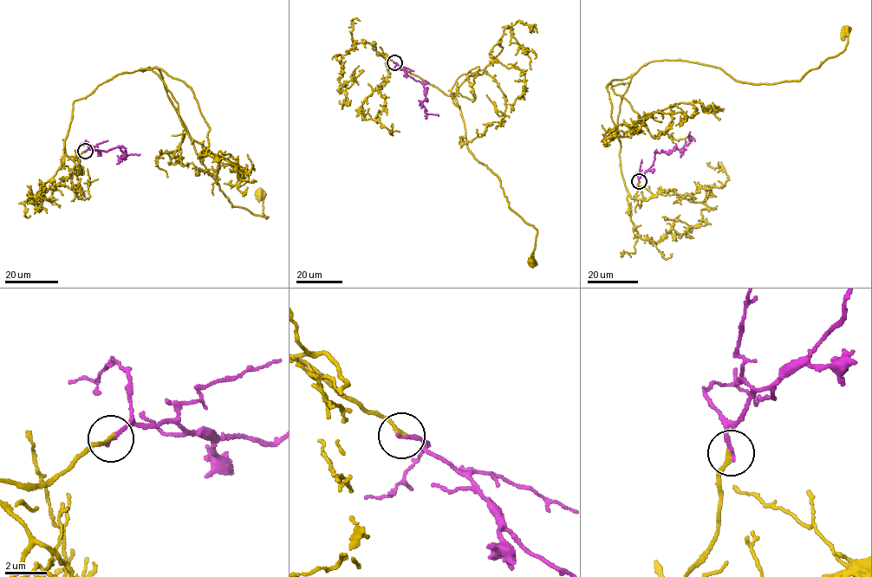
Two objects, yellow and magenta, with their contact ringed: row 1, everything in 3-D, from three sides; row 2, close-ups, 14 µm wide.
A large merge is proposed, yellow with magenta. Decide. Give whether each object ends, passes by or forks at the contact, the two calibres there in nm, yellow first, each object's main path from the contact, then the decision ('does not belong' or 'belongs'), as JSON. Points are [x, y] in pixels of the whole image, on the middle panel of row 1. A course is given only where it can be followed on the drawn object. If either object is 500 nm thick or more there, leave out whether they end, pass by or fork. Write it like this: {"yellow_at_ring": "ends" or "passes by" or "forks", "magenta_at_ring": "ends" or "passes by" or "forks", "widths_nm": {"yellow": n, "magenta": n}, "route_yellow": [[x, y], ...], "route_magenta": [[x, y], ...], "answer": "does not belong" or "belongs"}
{"yellow_at_ring": "ends", "magenta_at_ring": "ends", "widths_nm": {"yellow": 180, "magenta": 200}, "route_yellow": [[394, 62], [377, 52], [392, 69], [453, 97], [469, 152], [496, 175], [509, 206], [536, 231], [534, 261]], "route_magenta": [[394, 62], [423, 84], [426, 98], [422, 104], [426, 113], [439, 115]], "answer": "belongs"}

